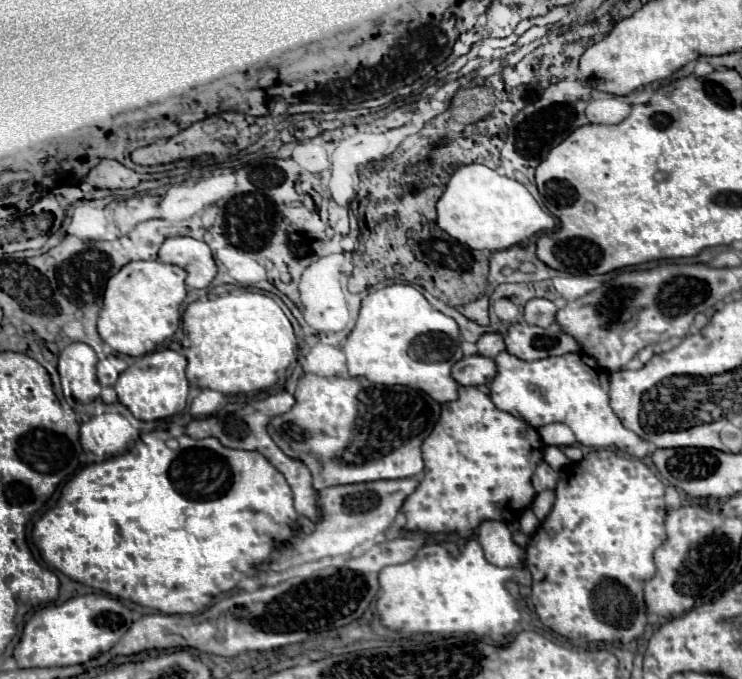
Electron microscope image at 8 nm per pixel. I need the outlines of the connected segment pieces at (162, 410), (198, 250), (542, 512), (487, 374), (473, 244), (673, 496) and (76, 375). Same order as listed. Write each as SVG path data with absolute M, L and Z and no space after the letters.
M182 348L179 351L158 350L146 354L142 358L136 358L128 370L120 374L114 390L118 394L118 400L134 414L134 418L160 420L184 410L188 398L188 380L184 374L186 358L181 352Z
M180 236L178 238L166 238L158 250L158 260L184 268L188 272L188 276L186 276L188 288L206 288L212 282L212 278L216 276L216 264L212 260L210 248L204 242L194 240L194 238L180 238Z
M544 490L544 492L536 494L536 498L532 502L532 512L536 514L538 520L544 520L550 514L550 510L554 506L554 500L556 500L556 494L552 490Z
M478 354L462 358L452 366L452 378L462 386L482 386L494 376L496 376L494 360Z
M484 164L460 166L446 184L444 194L438 198L436 212L438 226L454 240L474 250L504 250L538 232L554 228L554 218L536 204L520 182L504 178Z
M668 486L668 488L666 488L664 498L666 498L666 506L668 506L668 510L676 510L676 508L680 508L680 506L682 506L680 494L678 494L678 492L676 492L676 488L672 488L672 486Z
M68 344L62 354L60 354L60 360L58 360L58 372L60 372L60 380L64 386L70 388L70 394L74 400L78 402L92 402L100 396L102 392L102 386L98 384L98 378L96 378L96 354L94 350L88 346L88 344Z

